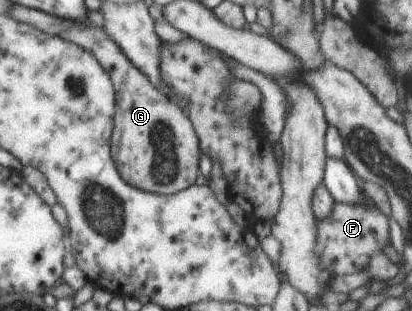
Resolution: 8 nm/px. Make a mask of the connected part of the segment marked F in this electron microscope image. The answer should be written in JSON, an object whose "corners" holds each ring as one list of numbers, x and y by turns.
{"corners":[[368,200,364,206,335,203,331,215,320,220,319,244,323,247,324,268,327,268,332,276,359,274,372,253,378,253,382,247,390,244,388,219]]}

